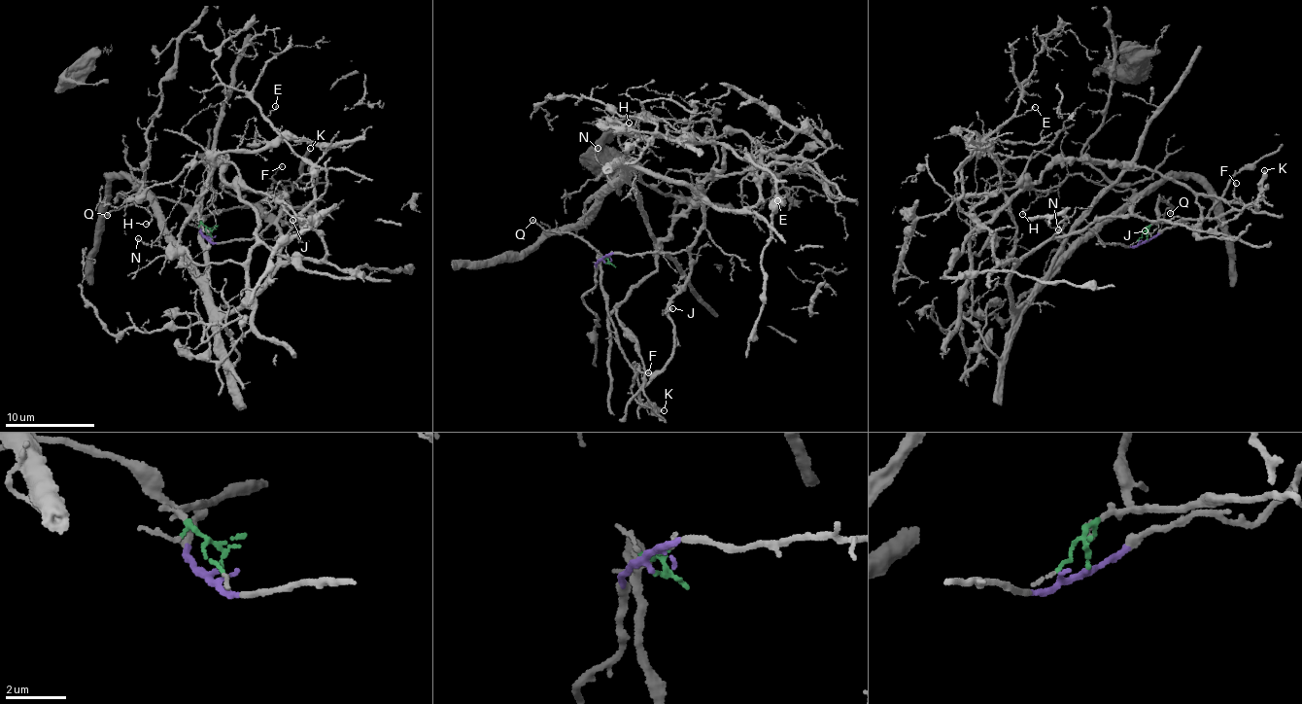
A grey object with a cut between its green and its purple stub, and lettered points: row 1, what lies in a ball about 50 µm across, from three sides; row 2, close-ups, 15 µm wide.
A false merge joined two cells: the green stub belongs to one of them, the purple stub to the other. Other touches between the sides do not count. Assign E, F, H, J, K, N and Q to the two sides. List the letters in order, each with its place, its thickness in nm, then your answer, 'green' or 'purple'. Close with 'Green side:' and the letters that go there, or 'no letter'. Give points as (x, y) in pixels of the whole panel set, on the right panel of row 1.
E: at (1035, 107); 100 nm thick; purple
F: at (1236, 183); 110 nm thick; green
H: at (1022, 214); 150 nm thick; purple
J: at (1145, 230); 160 nm thick; purple
K: at (1264, 170); 280 nm thick; green
N: at (1058, 229); 130 nm thick; purple
Q: at (1170, 213); 180 nm thick; green
Green side: F, K, Q

